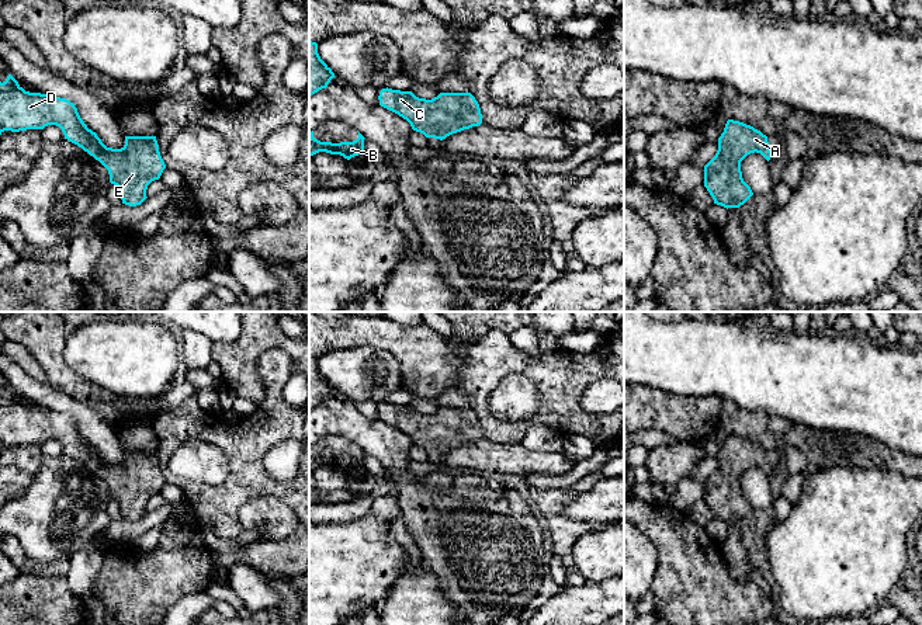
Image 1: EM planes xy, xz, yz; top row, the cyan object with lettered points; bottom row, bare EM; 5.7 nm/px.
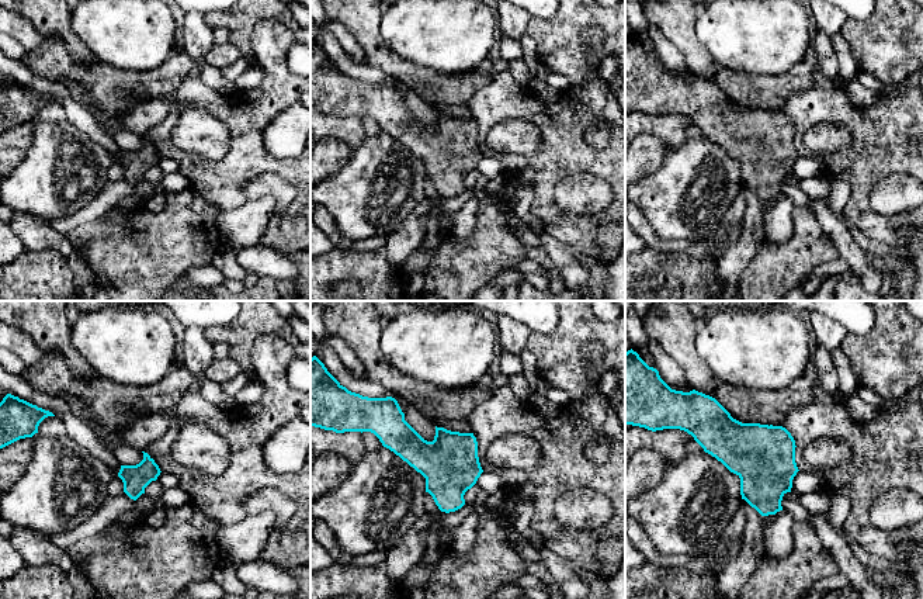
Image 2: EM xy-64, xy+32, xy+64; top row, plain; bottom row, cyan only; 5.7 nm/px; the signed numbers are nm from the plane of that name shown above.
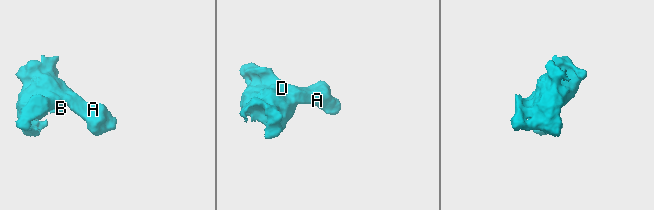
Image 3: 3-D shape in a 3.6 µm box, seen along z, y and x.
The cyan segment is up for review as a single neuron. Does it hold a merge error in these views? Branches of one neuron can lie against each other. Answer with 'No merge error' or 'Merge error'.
No merge error

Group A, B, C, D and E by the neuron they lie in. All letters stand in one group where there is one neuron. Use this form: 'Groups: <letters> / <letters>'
Groups: A B C D E

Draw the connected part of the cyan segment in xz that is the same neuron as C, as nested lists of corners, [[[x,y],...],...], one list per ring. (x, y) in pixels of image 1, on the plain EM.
[[[382,403],[379,420],[406,434],[412,444],[426,452],[447,451],[478,441],[482,428],[471,407],[440,407],[431,414],[419,413],[412,406]]]

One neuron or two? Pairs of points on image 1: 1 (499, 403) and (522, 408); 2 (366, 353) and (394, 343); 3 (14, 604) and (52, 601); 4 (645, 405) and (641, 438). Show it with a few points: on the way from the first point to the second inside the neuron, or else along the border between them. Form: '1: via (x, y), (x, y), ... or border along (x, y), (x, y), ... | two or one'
1: via (505, 403), (516, 403) | one
2: border along (347, 347), (385, 349), (402, 372) | two
3: via (24, 604), (42, 604) | one
4: border along (638, 430), (661, 430), (669, 436) | two

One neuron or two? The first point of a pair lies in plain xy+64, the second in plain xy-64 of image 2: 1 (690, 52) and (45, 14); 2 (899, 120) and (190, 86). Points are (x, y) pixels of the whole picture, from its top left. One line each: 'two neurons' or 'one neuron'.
1: one neuron
2: one neuron

